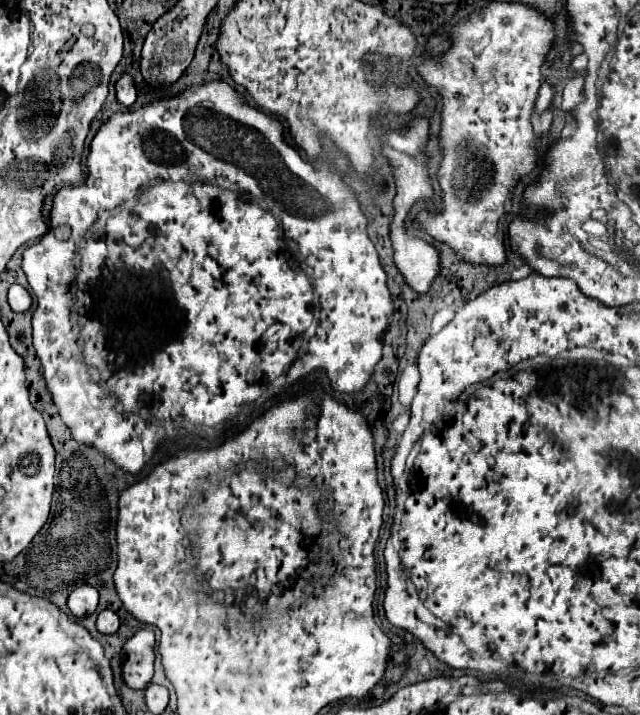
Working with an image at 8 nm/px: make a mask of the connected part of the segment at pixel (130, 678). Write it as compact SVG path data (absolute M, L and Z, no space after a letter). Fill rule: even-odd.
M143 628L123 646L123 678L133 690L145 690L153 678L155 632Z

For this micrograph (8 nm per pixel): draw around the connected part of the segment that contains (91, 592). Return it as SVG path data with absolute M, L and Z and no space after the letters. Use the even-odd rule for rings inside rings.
M83 584L71 592L67 604L69 604L69 610L75 618L83 618L83 616L95 612L97 600L99 600L99 592L93 586Z

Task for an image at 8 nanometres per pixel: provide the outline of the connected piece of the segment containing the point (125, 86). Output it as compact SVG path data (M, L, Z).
M123 74L117 82L115 82L115 88L117 88L117 100L123 104L123 106L131 106L137 98L137 90L135 90L135 82L133 82L133 76L131 74Z

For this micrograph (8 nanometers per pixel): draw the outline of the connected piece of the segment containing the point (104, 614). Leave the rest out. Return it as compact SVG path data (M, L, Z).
M109 608L107 610L101 610L99 612L99 618L97 618L97 628L103 634L117 632L117 628L119 628L119 616L113 610L109 610Z

